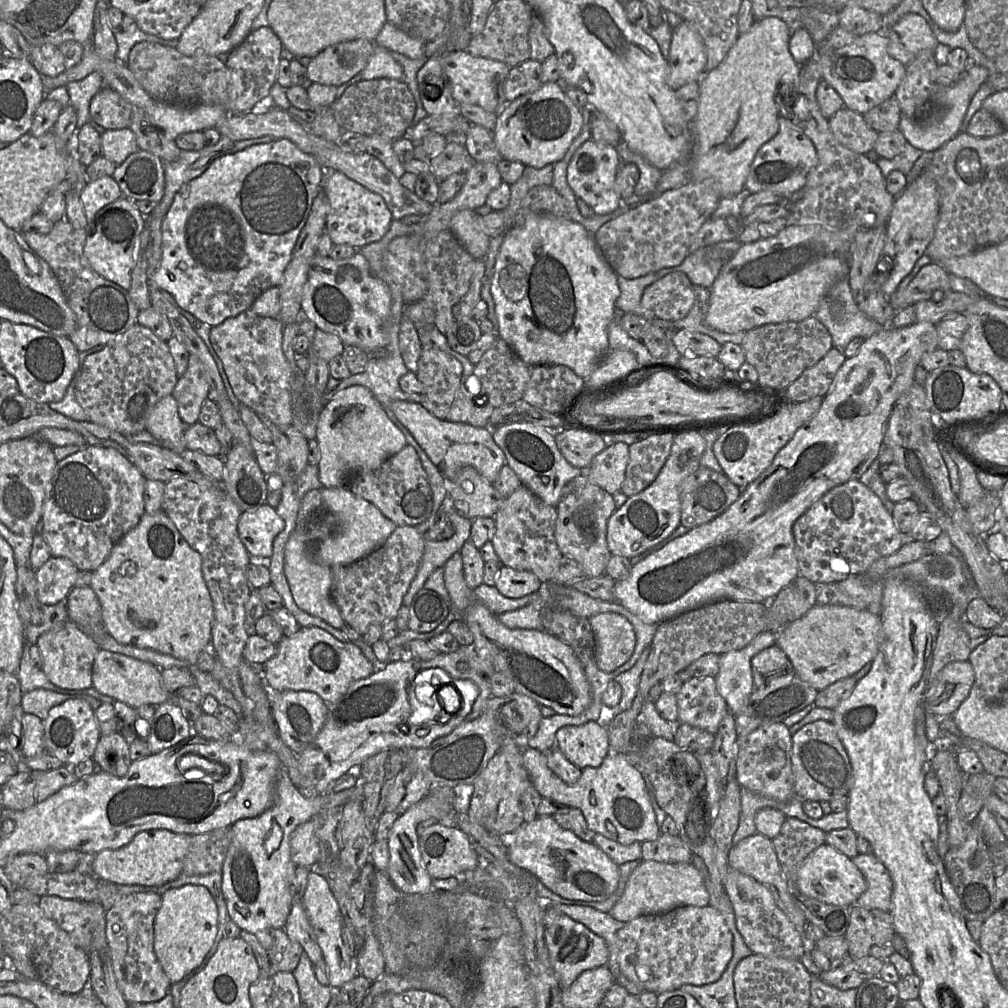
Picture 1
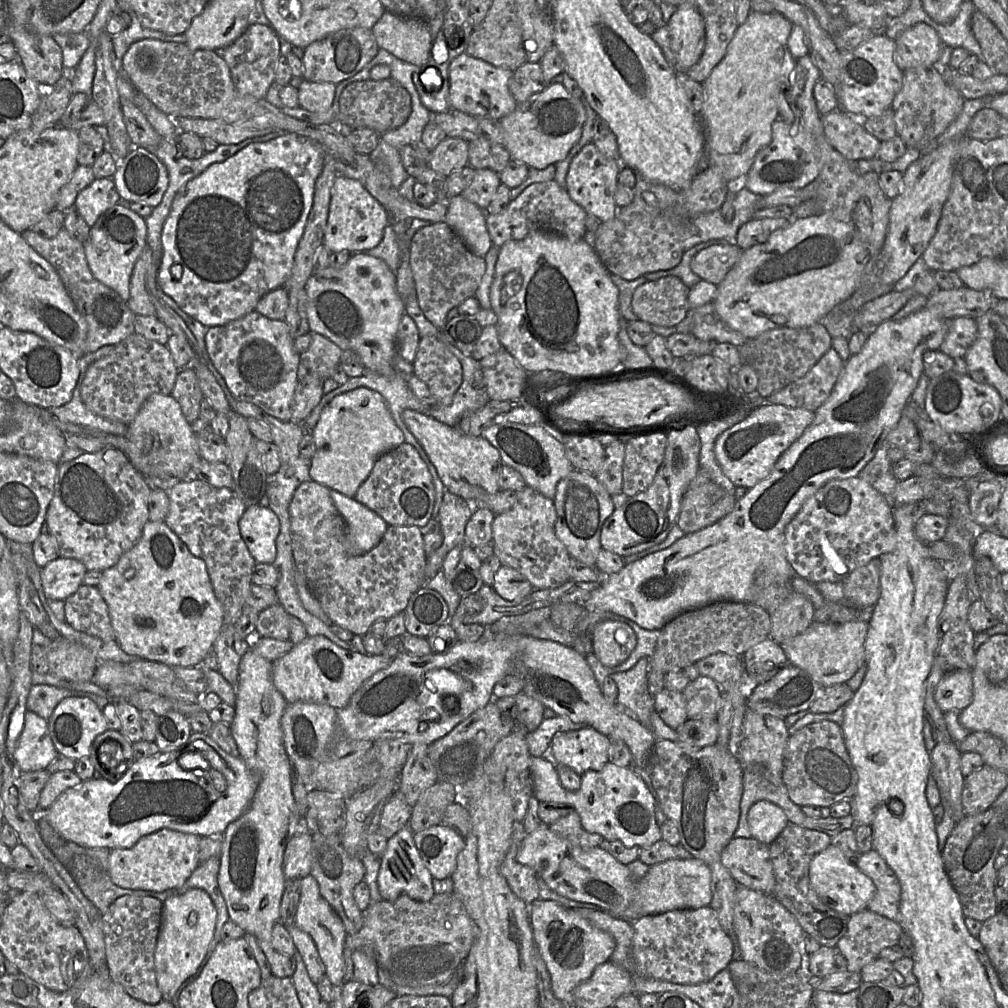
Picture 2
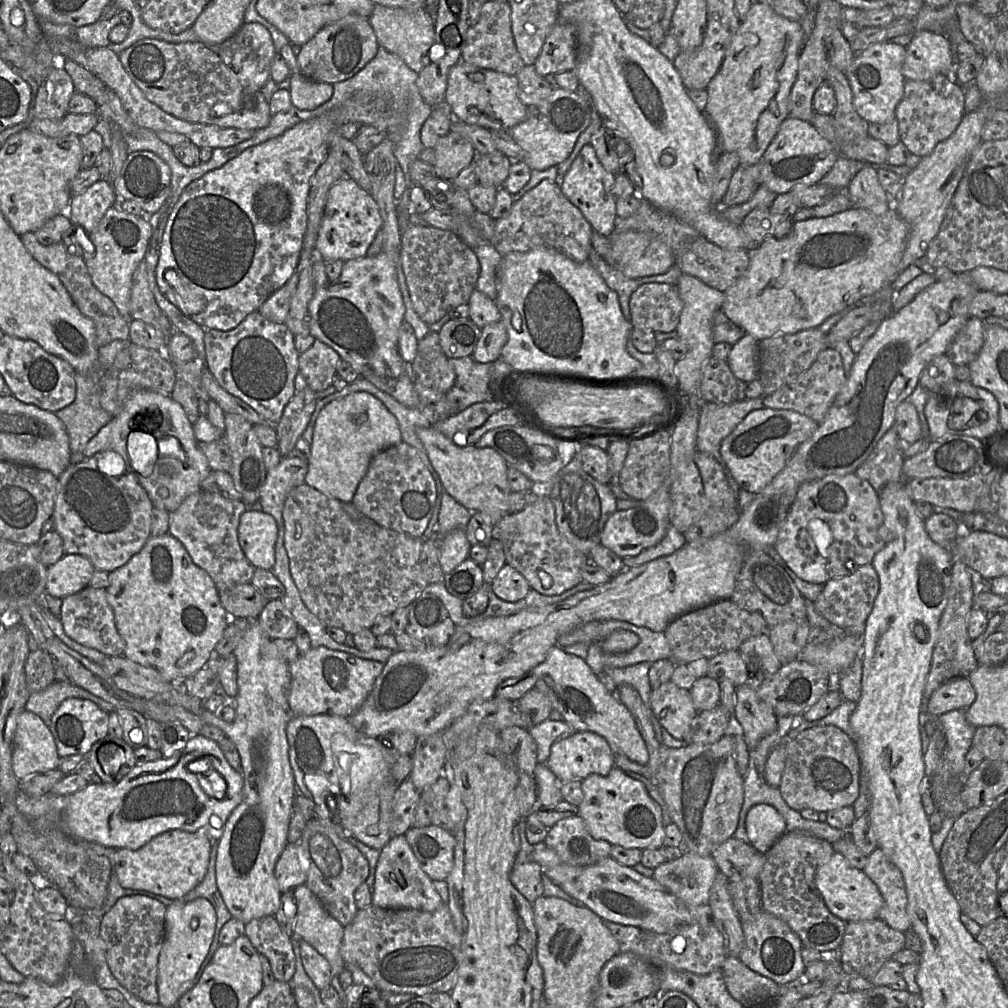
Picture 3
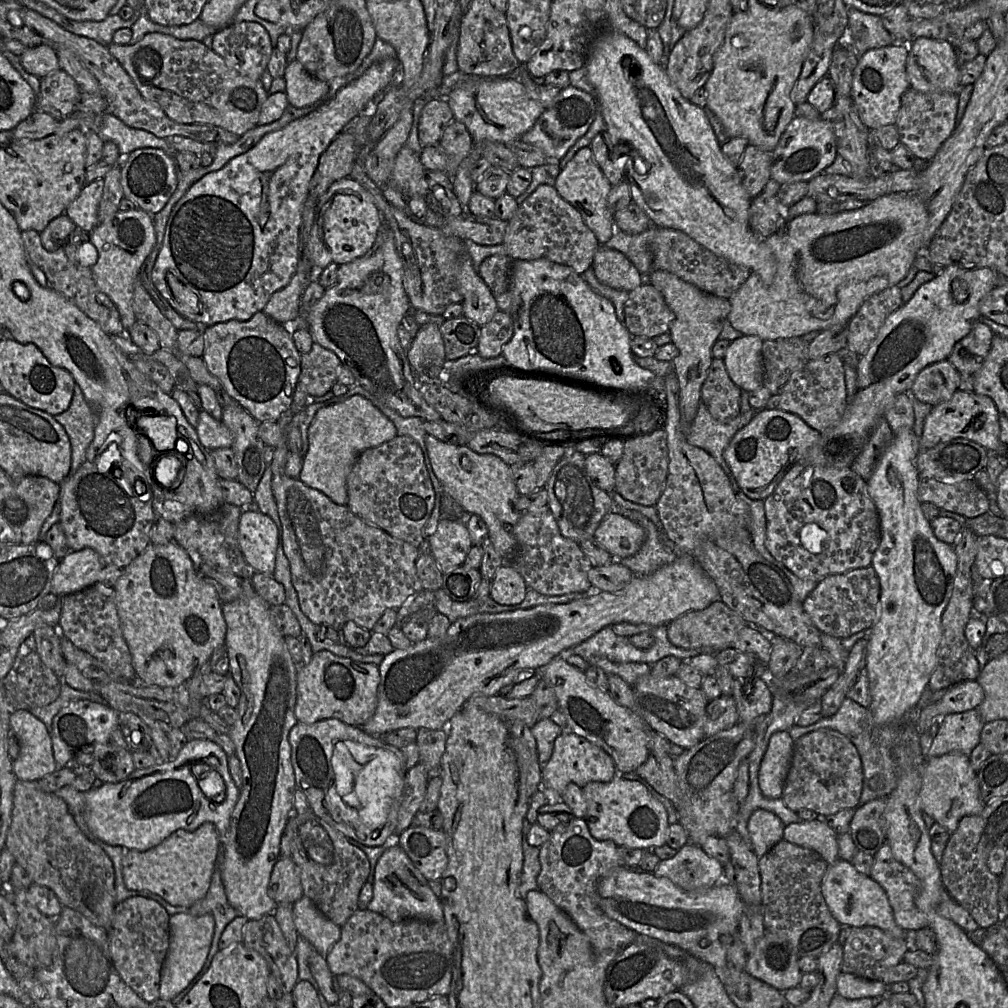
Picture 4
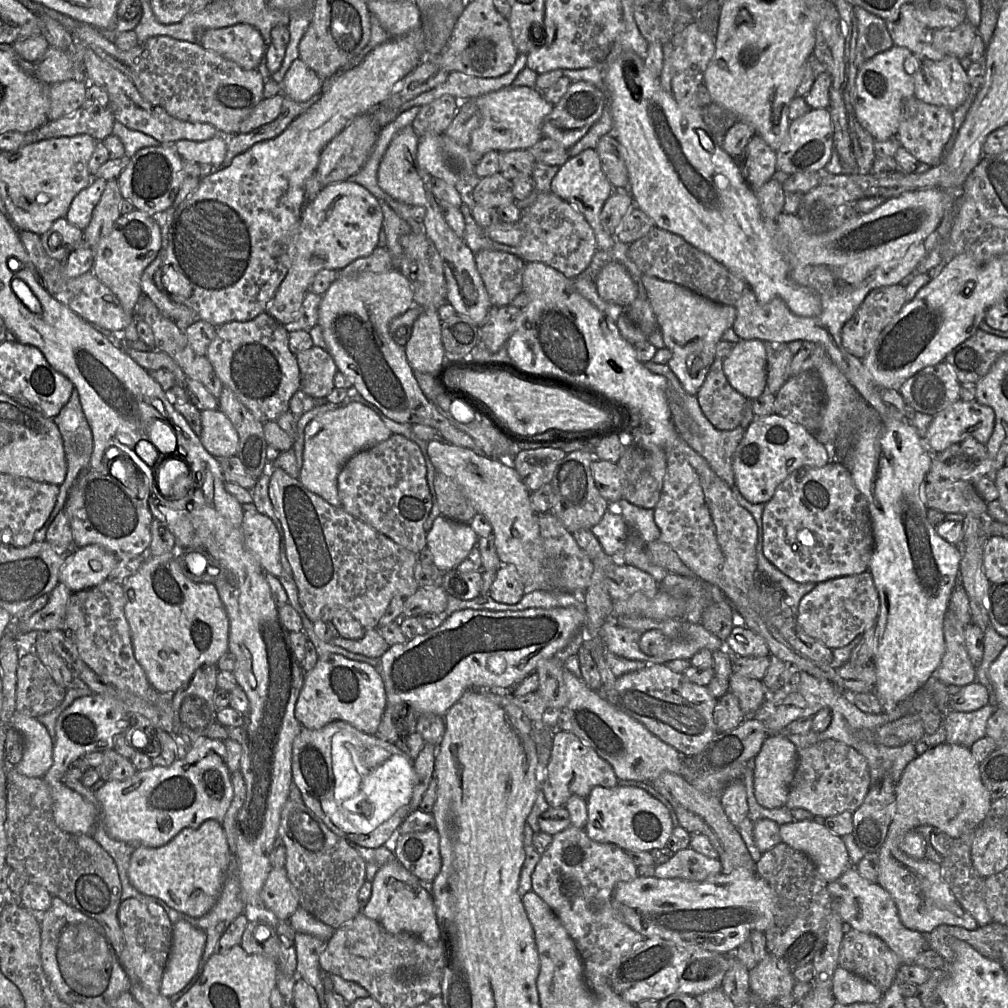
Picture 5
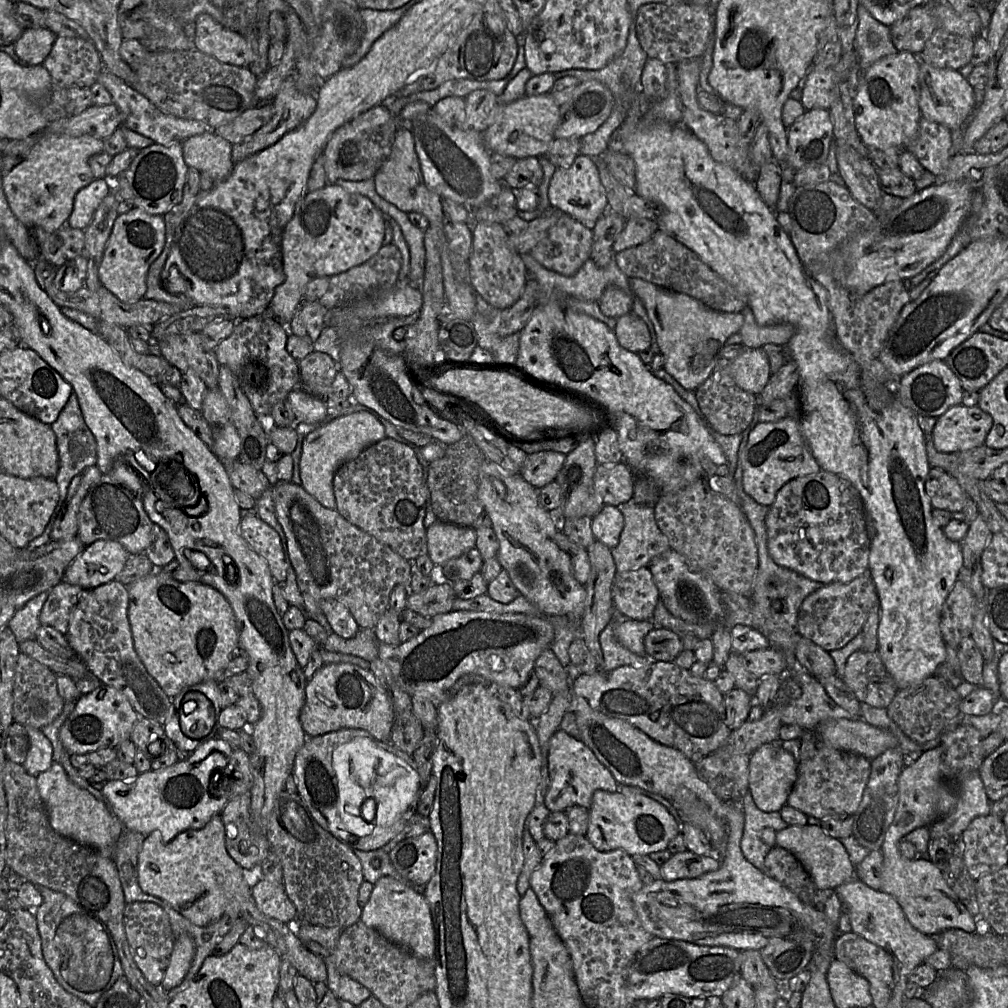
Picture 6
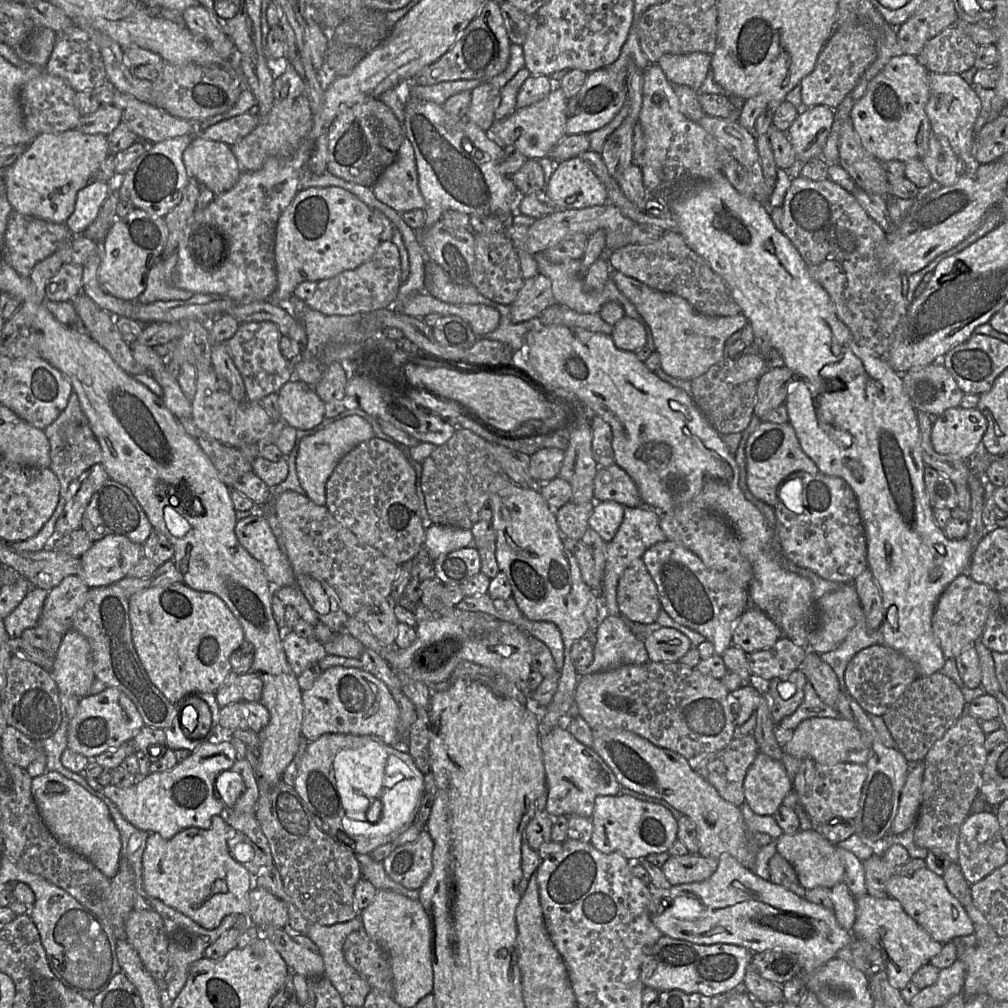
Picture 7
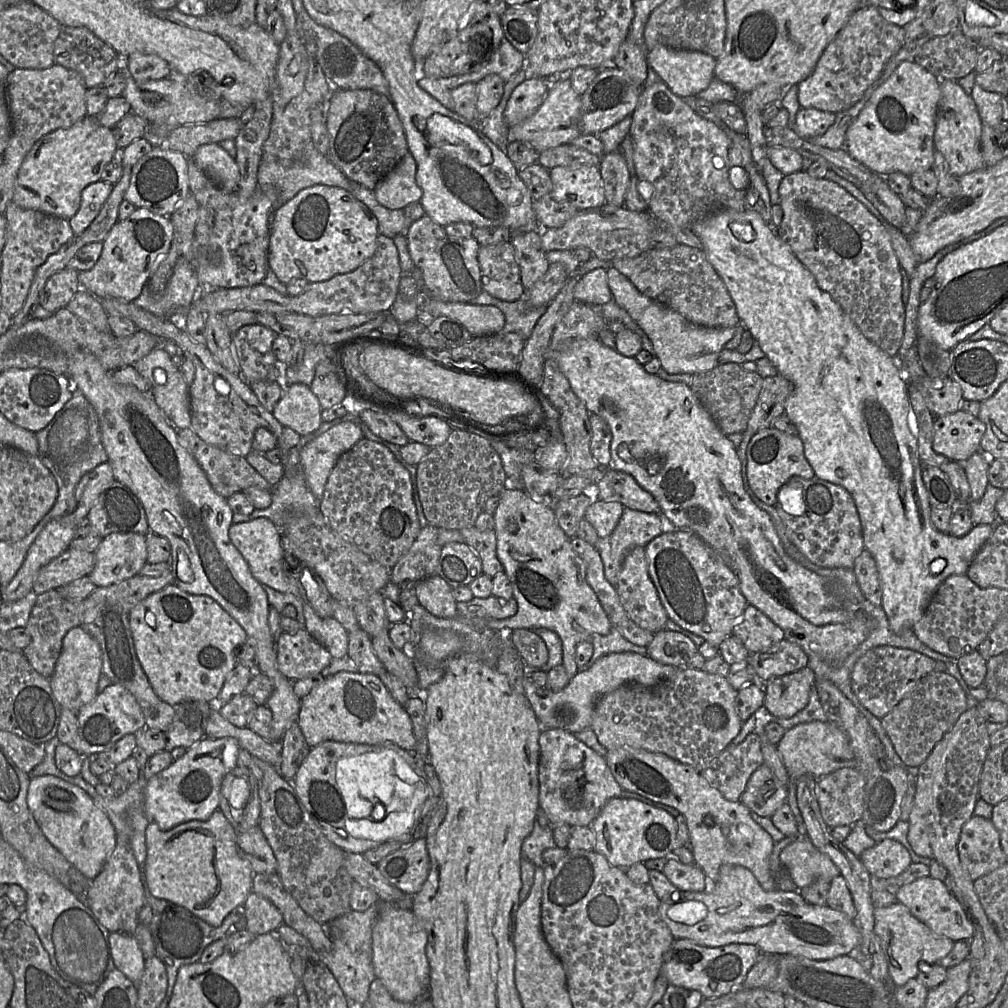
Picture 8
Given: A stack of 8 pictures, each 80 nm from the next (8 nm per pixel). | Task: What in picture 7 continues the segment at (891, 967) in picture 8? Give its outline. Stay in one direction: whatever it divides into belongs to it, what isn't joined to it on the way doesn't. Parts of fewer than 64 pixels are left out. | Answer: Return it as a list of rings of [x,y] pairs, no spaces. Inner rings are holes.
[[[866,894],[858,899],[856,903],[856,919],[853,925],[853,937],[865,940],[873,947],[877,948],[885,961],[889,981],[892,986],[898,990],[902,990],[911,981],[913,974],[925,964],[929,964],[930,960],[938,955],[943,944],[935,941],[912,917],[910,917],[903,909],[901,903],[892,897],[876,898]]]

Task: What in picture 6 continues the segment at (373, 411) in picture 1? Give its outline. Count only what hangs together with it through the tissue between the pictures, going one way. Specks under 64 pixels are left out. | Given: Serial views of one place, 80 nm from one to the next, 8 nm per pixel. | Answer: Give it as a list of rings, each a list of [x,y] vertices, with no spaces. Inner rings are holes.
[[[360,411],[338,417],[305,436],[300,459],[301,485],[322,506],[335,509],[333,479],[345,462],[355,459],[368,446],[386,438],[384,426],[370,413]]]

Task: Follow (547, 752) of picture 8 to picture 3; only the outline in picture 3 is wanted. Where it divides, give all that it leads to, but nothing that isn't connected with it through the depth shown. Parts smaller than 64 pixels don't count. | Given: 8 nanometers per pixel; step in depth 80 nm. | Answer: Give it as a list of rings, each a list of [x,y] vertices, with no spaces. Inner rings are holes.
[[[576,731],[551,745],[546,765],[558,781],[582,781],[590,774],[605,776],[615,766],[607,740],[593,732]]]

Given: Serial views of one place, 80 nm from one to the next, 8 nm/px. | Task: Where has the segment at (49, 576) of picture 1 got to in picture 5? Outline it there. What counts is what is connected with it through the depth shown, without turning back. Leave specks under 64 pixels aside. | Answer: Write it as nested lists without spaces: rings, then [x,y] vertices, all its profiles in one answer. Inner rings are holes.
[[[99,545],[76,548],[66,558],[59,582],[72,592],[92,588],[104,582],[118,562],[114,554]]]

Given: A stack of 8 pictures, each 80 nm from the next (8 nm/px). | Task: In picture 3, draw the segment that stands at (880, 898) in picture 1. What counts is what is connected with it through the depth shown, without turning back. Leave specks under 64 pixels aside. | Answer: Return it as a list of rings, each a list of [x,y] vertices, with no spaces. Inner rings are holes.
[[[879,847],[867,856],[863,871],[877,885],[882,895],[883,905],[879,918],[903,933],[911,929],[906,910],[907,891],[901,871],[888,860]]]

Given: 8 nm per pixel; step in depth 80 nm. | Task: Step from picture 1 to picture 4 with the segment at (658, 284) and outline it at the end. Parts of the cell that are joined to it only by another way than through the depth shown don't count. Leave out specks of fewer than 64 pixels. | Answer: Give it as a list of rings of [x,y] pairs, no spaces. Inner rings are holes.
[[[643,283],[629,292],[624,307],[624,325],[632,336],[654,338],[667,333],[674,320],[661,292],[650,283]]]

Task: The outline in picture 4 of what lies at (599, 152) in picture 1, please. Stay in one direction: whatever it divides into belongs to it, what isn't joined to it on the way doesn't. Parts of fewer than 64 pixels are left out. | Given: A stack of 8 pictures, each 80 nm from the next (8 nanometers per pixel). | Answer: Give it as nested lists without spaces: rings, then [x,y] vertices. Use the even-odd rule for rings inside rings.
[[[590,146],[580,149],[560,170],[554,187],[564,200],[579,211],[583,221],[594,232],[600,245],[604,245],[612,238],[615,232],[615,222],[607,206],[612,185],[595,161]]]

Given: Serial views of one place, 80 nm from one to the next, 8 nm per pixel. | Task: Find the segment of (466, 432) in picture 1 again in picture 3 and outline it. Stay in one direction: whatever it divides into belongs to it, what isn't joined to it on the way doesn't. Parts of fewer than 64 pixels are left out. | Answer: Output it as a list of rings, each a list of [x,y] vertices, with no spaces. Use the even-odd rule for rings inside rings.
[[[433,427],[417,428],[431,464],[438,473],[446,492],[471,512],[481,512],[490,517],[494,525],[510,514],[509,495],[512,492],[507,480],[508,464],[493,448],[475,445],[460,447]]]

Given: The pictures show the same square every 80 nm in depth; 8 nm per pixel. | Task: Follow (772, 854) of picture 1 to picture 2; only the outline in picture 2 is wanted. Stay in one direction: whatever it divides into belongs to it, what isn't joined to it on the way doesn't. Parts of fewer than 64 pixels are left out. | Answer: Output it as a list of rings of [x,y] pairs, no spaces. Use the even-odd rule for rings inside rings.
[[[753,837],[732,838],[721,853],[721,862],[738,884],[772,895],[776,880],[769,845]]]

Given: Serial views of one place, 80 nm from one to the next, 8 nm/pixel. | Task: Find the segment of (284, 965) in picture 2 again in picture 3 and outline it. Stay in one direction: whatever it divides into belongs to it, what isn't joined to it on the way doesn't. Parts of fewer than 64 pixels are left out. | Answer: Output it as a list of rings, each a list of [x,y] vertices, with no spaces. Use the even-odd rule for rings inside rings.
[[[274,916],[246,923],[245,936],[268,959],[276,980],[289,982],[292,979],[296,970],[292,939],[281,930]]]

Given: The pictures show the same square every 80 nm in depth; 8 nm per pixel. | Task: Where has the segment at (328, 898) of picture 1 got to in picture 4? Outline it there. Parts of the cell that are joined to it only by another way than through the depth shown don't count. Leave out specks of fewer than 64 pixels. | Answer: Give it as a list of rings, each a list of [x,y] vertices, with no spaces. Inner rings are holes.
[[[304,895],[293,904],[293,919],[298,935],[323,956],[341,937],[341,927],[326,918]]]

